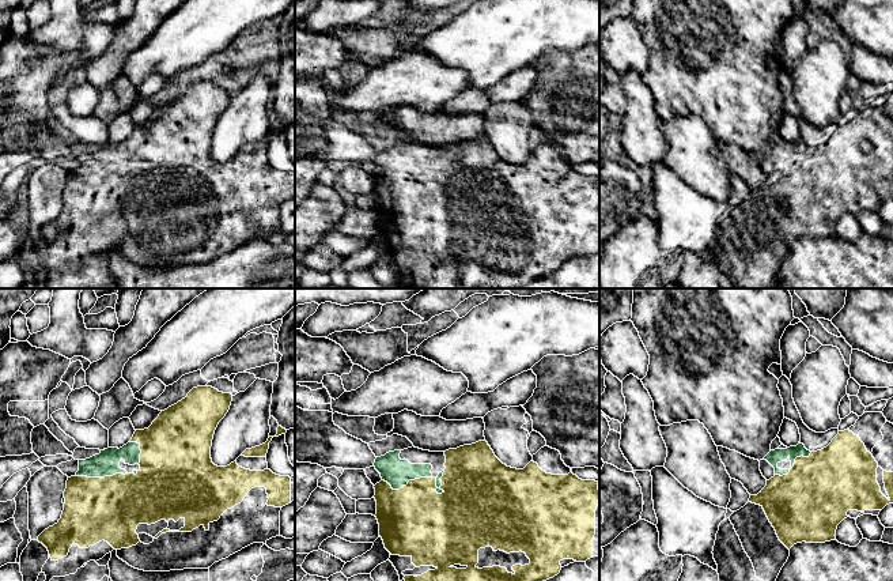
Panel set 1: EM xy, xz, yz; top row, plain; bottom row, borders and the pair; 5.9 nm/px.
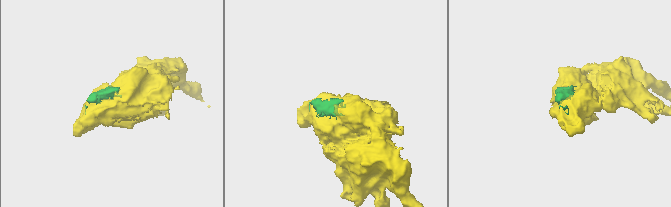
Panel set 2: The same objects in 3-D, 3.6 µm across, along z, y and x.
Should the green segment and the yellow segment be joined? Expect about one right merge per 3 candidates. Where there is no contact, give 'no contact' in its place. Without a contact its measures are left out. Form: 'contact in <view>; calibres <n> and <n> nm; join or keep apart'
contact in xz; calibres 170 and 420 nm; join

